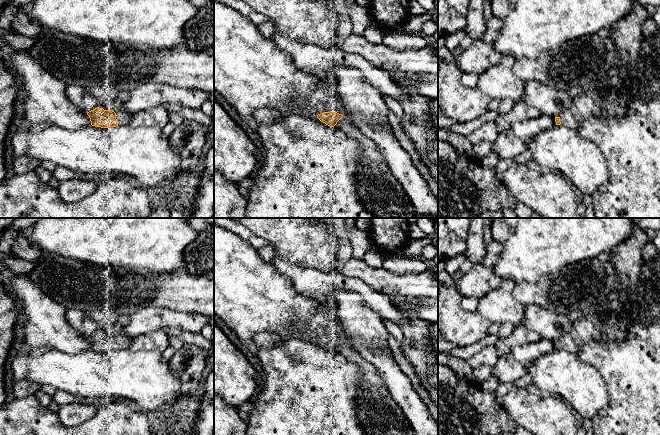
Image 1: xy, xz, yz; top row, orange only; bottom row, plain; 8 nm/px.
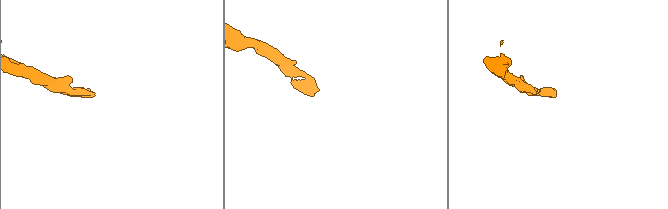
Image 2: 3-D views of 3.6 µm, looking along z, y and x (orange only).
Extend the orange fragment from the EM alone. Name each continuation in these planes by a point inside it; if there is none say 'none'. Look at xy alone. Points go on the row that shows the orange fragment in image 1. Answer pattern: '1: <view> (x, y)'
1: xy (122, 119)

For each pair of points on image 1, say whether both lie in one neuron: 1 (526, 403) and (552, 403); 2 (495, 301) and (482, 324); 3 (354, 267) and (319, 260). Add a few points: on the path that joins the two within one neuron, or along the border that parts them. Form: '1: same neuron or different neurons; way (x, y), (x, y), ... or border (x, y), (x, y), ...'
1: same neuron; way (532, 403), (546, 403)
2: different neurons; border (477, 310), (490, 323)
3: different neurons; border (336, 254), (334, 270)

